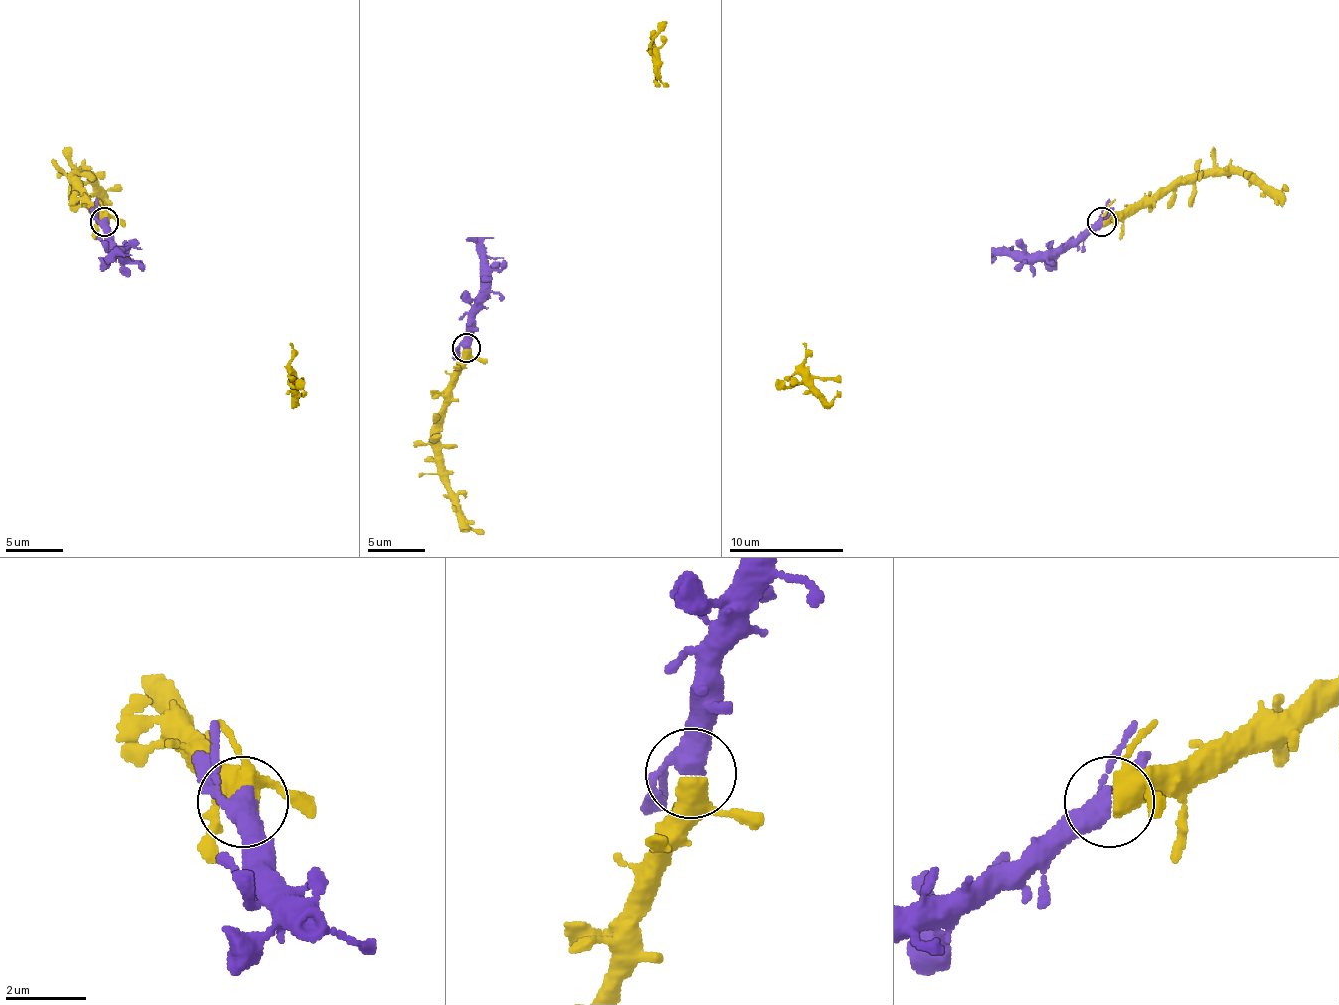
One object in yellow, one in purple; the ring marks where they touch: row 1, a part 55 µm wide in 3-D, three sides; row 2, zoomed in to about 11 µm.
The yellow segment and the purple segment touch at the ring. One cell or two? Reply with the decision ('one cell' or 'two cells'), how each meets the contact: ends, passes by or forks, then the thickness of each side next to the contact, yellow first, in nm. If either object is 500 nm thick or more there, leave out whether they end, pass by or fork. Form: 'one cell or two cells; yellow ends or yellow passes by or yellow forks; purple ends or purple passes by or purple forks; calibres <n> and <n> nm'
one cell; yellow forks; purple forks; calibres 360 and 360 nm

